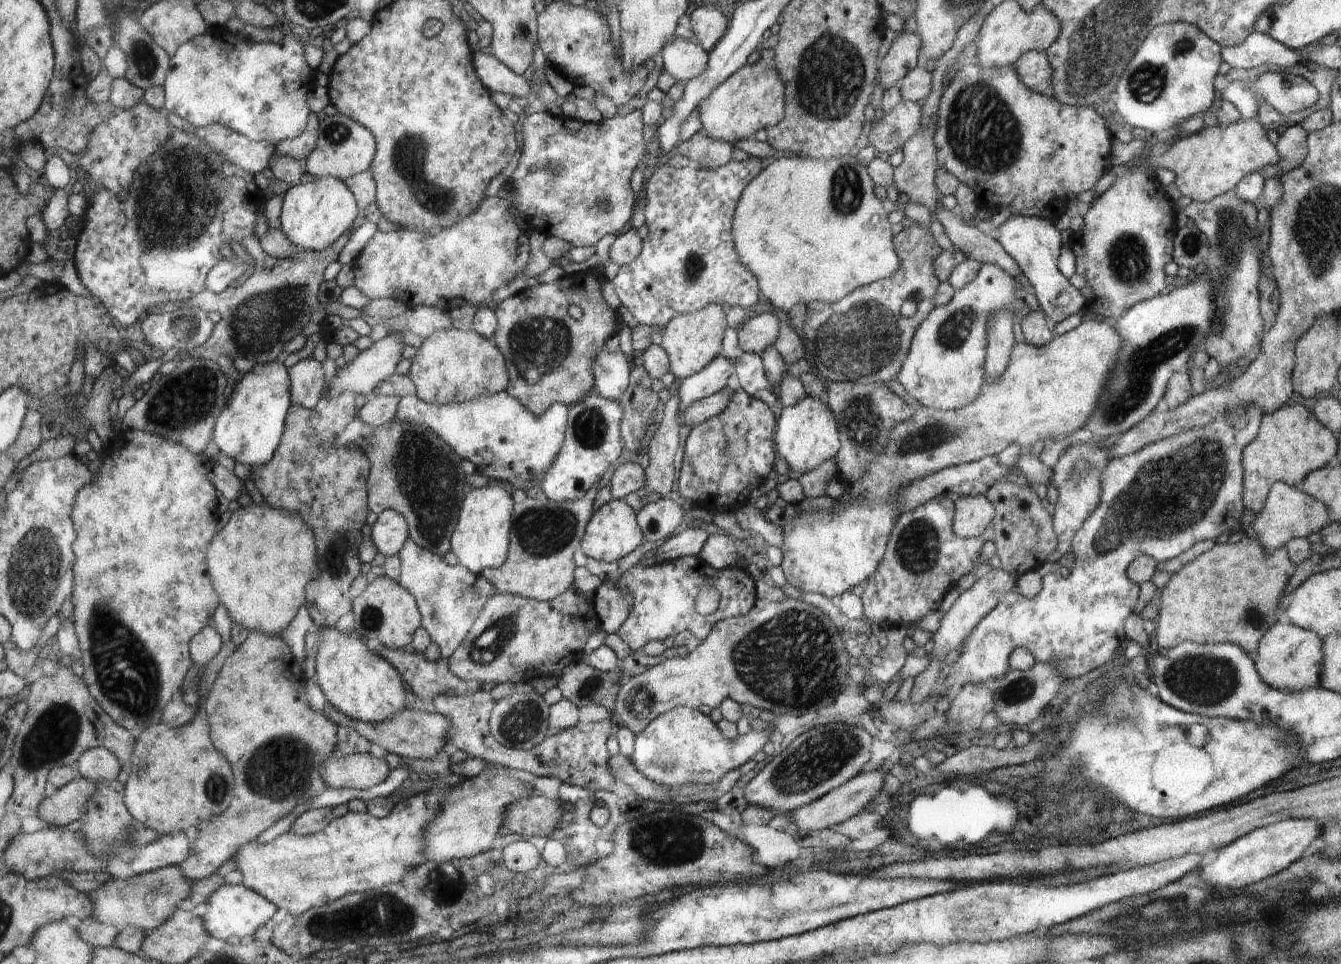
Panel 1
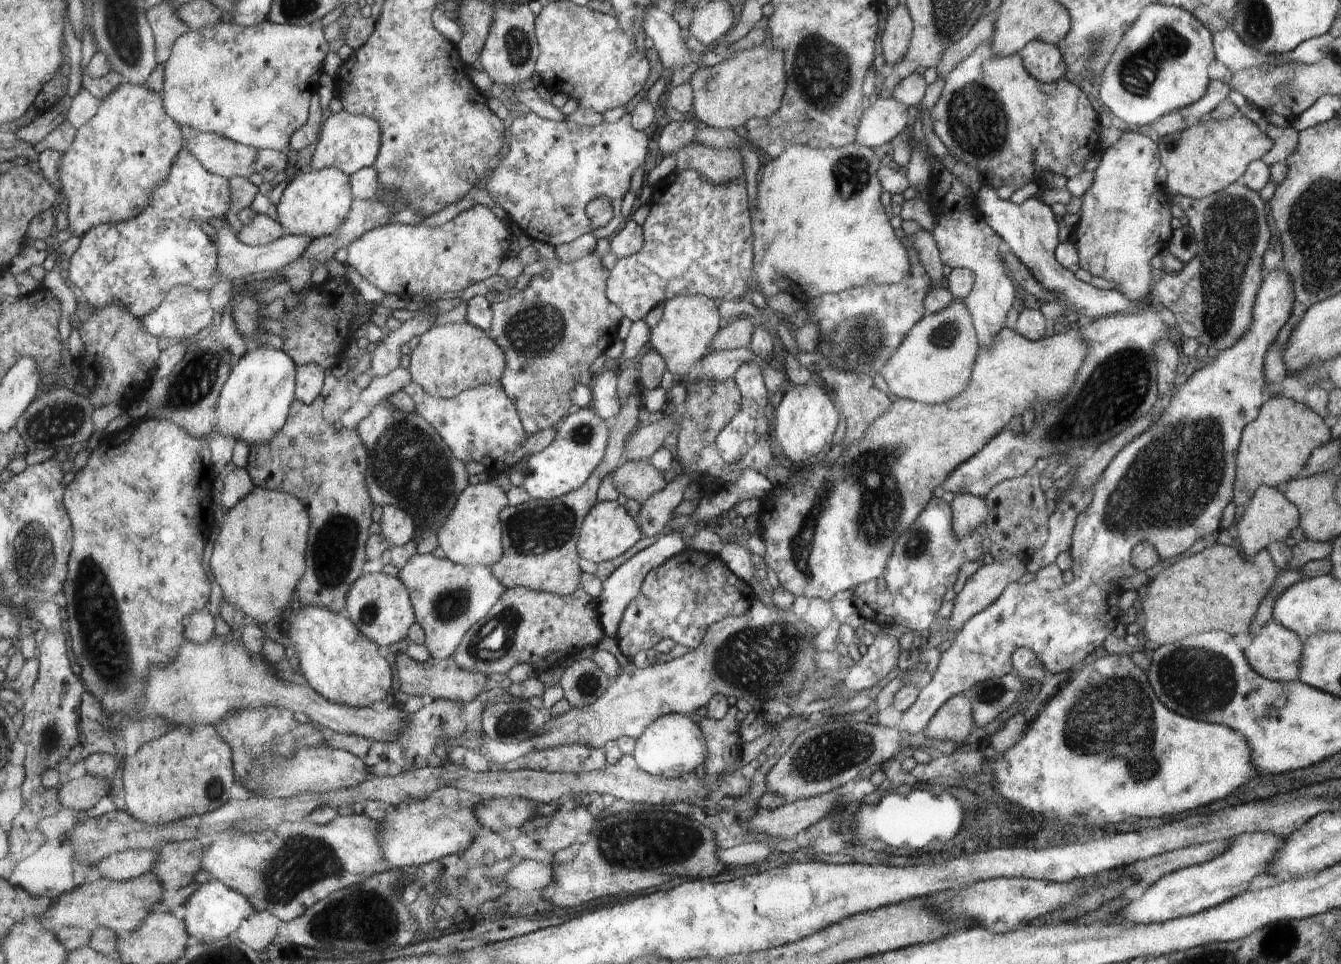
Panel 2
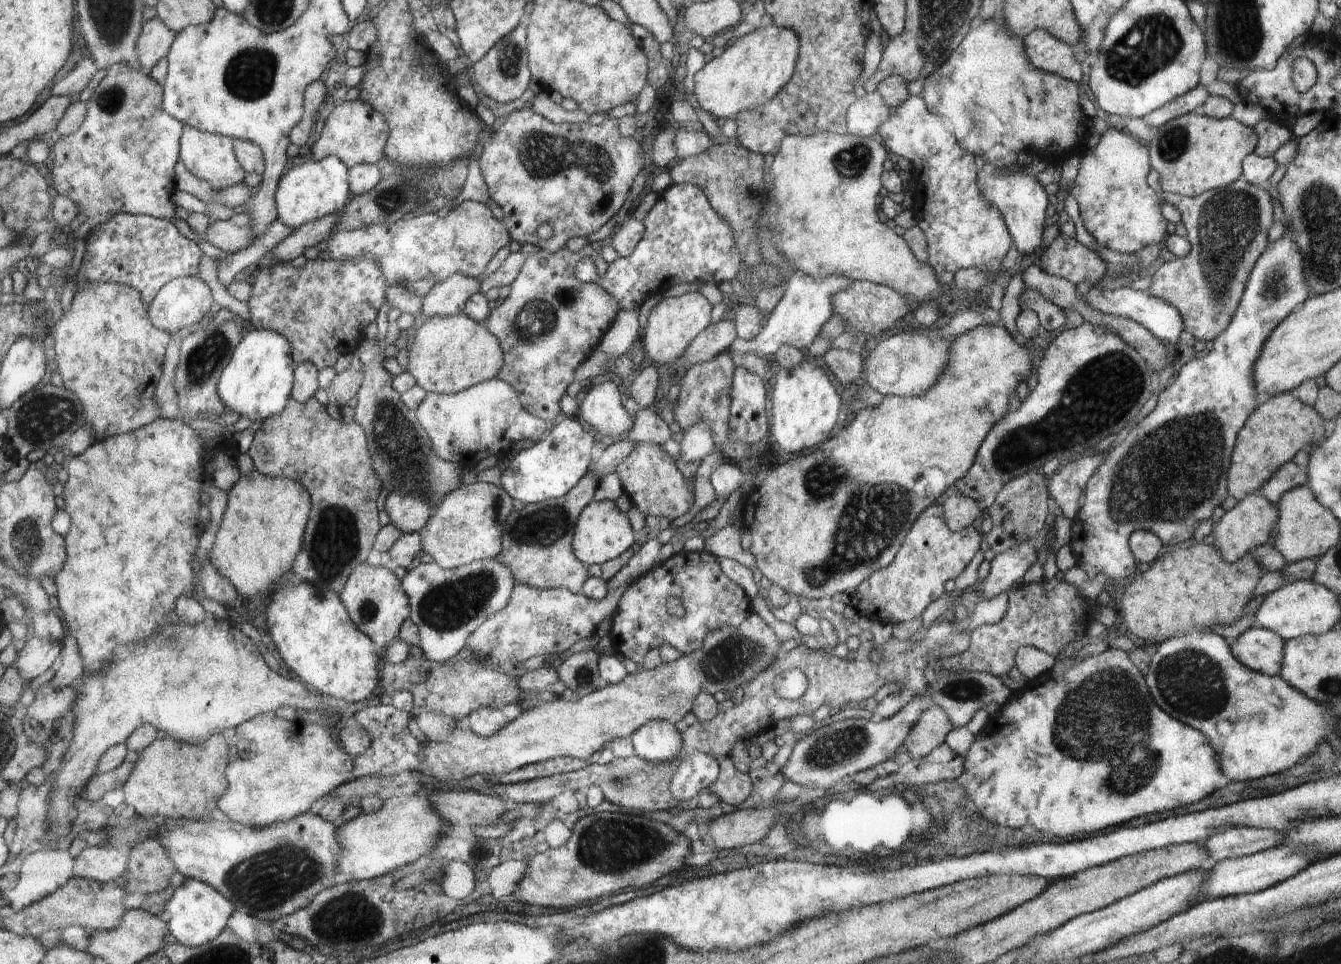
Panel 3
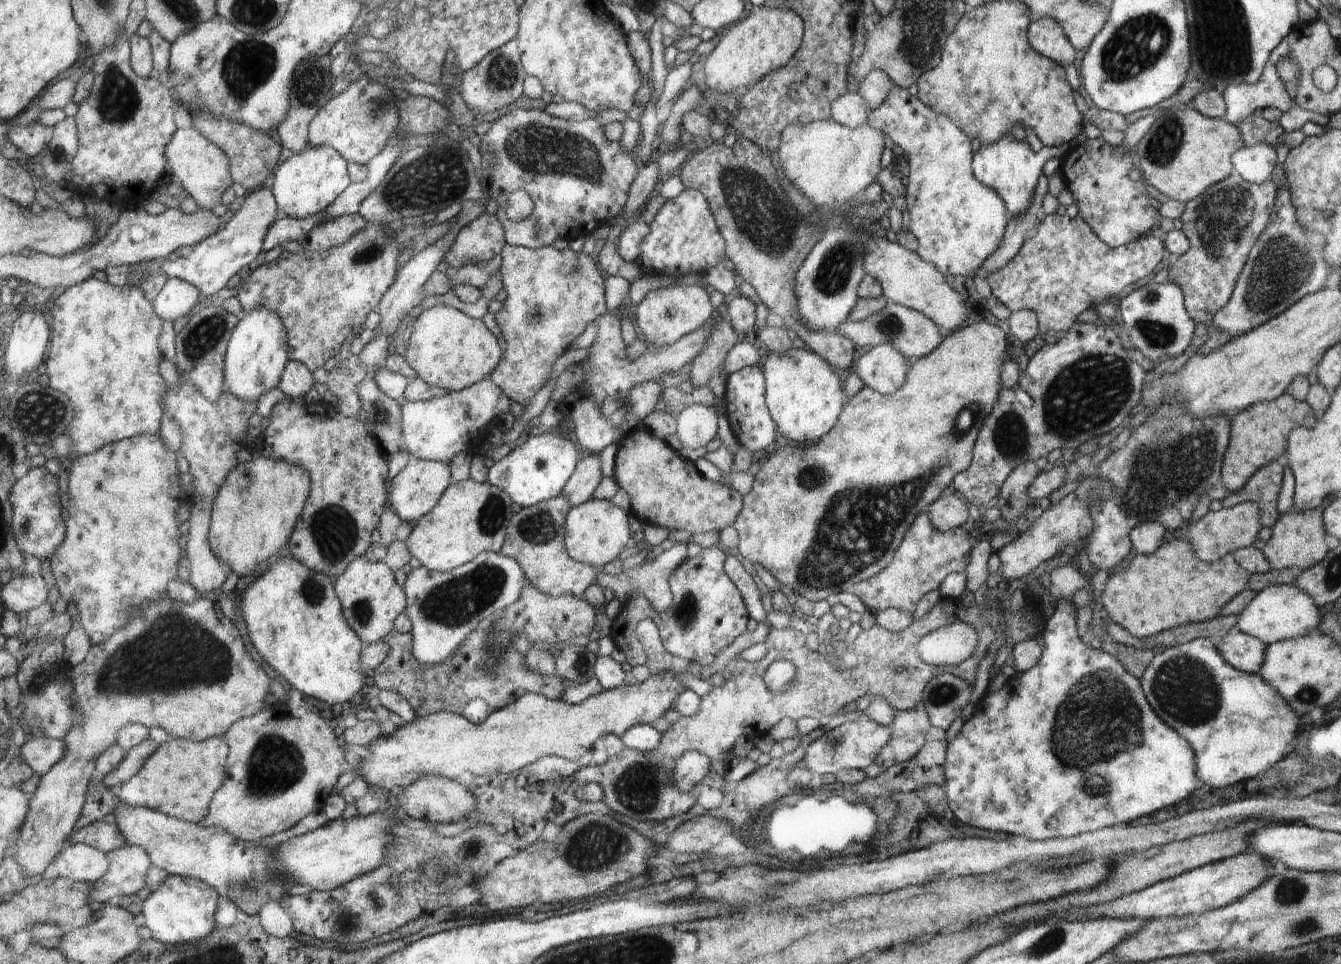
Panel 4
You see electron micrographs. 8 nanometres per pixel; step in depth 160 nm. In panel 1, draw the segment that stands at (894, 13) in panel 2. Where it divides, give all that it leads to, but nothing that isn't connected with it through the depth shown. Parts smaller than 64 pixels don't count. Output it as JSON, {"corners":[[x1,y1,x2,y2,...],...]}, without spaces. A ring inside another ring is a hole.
{"corners":[[906,30,898,32,898,35,898,40,894,40,881,61,880,84,884,90,894,87,908,74,908,71,916,68,917,56,921,50,919,35]]}

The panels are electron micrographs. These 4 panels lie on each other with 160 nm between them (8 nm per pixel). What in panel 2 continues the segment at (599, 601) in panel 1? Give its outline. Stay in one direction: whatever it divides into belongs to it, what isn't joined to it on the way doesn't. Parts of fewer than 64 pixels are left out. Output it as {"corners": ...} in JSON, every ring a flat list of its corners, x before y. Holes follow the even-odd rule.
{"corners":[[672,531,666,536,658,538,658,540,648,548,632,556,632,558,624,562,619,568,616,568,616,570,604,580,602,584,602,594,597,600,600,600,600,621,604,620,603,626,606,636,611,638,616,637,616,632,618,632,618,626,620,626,620,622,622,621,624,610,626,610,628,604,638,596,646,574,670,560,672,556,676,556,678,552,684,551,686,549,685,542,686,540,684,539,683,533,680,531]]}

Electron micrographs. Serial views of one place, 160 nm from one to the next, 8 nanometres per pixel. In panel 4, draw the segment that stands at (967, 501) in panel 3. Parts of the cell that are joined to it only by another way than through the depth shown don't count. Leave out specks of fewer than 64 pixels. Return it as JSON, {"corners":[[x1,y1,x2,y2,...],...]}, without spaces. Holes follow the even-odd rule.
{"corners":[[948,494,928,508,928,518,940,532,949,532,961,527,968,520,968,510,956,494]]}

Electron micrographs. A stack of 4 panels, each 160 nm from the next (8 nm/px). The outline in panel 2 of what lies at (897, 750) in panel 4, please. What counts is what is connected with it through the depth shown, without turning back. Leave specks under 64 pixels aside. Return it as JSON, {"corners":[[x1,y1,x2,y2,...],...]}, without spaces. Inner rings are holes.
{"corners":[[955,695,942,704,923,731,924,736,933,743,949,740,960,744,969,741,972,727,970,700,966,696]]}

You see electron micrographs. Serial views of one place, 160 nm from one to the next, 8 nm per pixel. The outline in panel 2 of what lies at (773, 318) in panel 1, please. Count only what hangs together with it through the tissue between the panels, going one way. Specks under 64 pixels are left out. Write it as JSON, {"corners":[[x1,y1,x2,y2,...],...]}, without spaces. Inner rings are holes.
{"corners":[[748,316,731,319,724,330,716,332,716,336,712,338,712,352,749,348,755,325,756,322]]}

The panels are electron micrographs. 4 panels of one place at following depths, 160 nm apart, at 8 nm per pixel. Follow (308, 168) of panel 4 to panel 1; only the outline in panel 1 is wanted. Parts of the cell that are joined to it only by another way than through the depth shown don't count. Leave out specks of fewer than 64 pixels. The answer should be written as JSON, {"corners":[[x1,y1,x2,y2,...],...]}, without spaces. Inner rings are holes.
{"corners":[[326,176,314,182,294,185,284,194,280,214,281,230,298,248,325,250,337,243,340,236,352,226,358,216,357,203,354,194,340,178]]}

